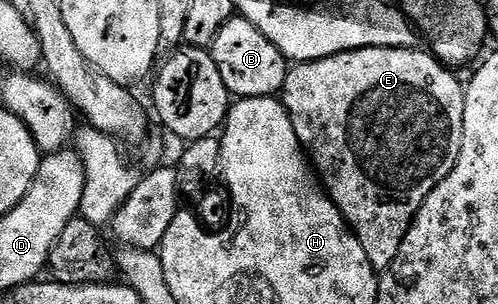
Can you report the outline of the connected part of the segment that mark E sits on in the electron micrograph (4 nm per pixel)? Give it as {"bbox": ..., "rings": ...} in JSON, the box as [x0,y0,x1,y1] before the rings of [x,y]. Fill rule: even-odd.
{"bbox":[283,48,465,271],"rings":[[[420,48],[411,49],[356,49],[339,55],[324,57],[318,61],[302,61],[294,64],[289,70],[283,90],[283,104],[289,112],[291,123],[295,127],[295,135],[299,139],[301,148],[305,150],[320,182],[325,187],[329,198],[339,207],[345,217],[345,222],[363,243],[363,251],[367,251],[367,259],[371,267],[384,271],[391,267],[395,255],[399,255],[399,247],[412,227],[417,213],[423,207],[427,195],[447,179],[447,175],[455,167],[459,159],[459,151],[463,143],[463,107],[465,106],[465,85],[457,82],[457,77],[452,68],[446,67],[428,51]]]}

